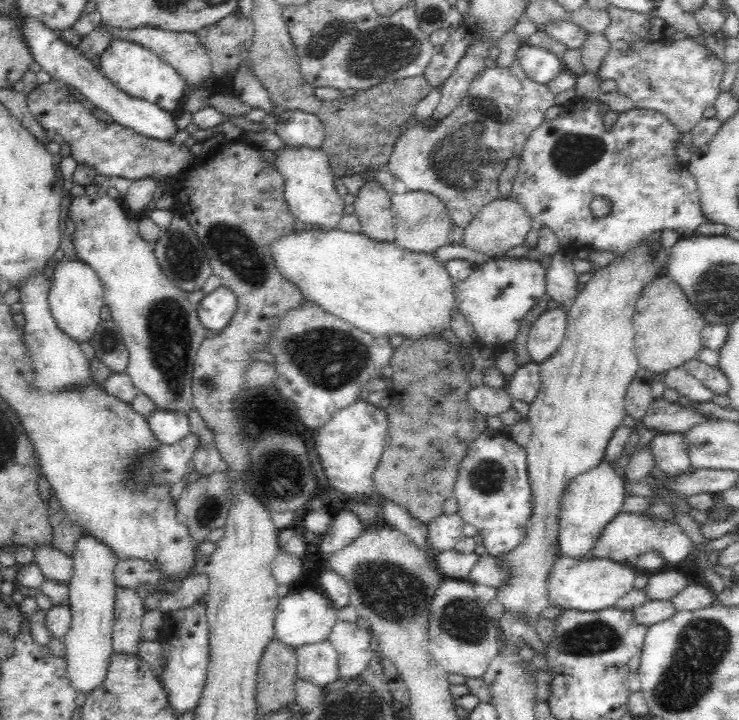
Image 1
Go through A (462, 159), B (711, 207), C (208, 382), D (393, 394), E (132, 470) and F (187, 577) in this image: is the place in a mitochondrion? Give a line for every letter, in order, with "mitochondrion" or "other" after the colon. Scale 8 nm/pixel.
A: mitochondrion
B: other
C: mitochondrion
D: other
E: other
F: other

